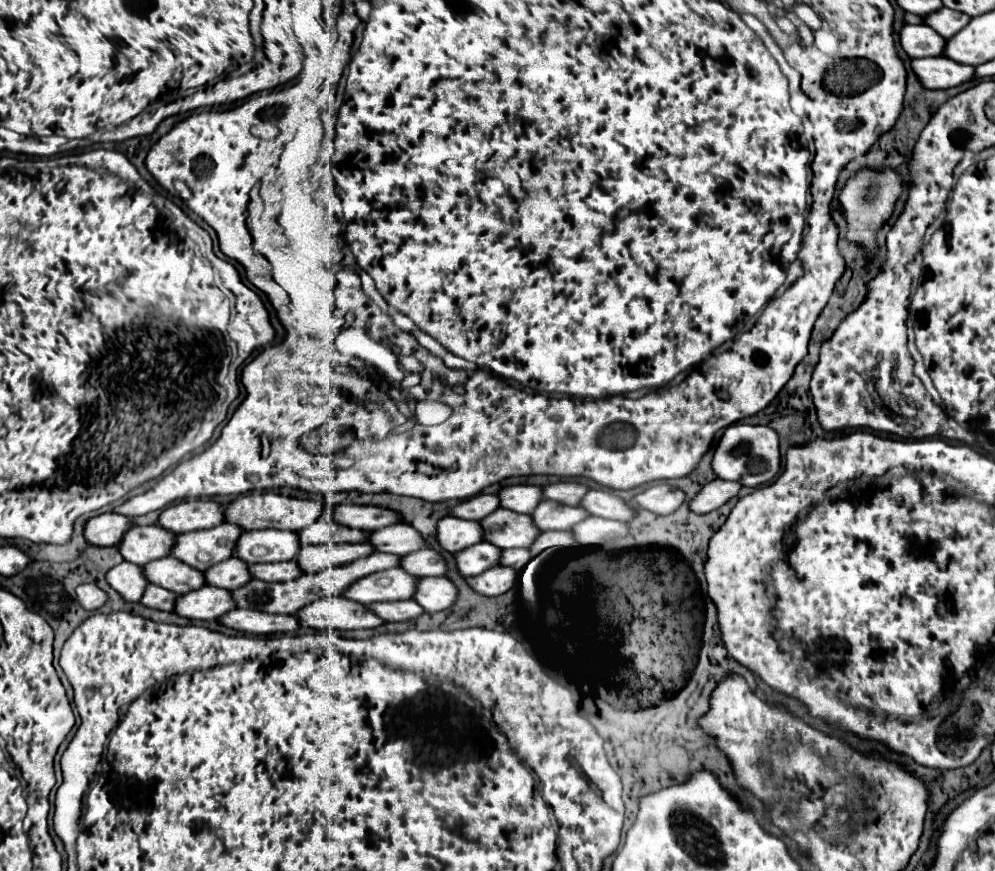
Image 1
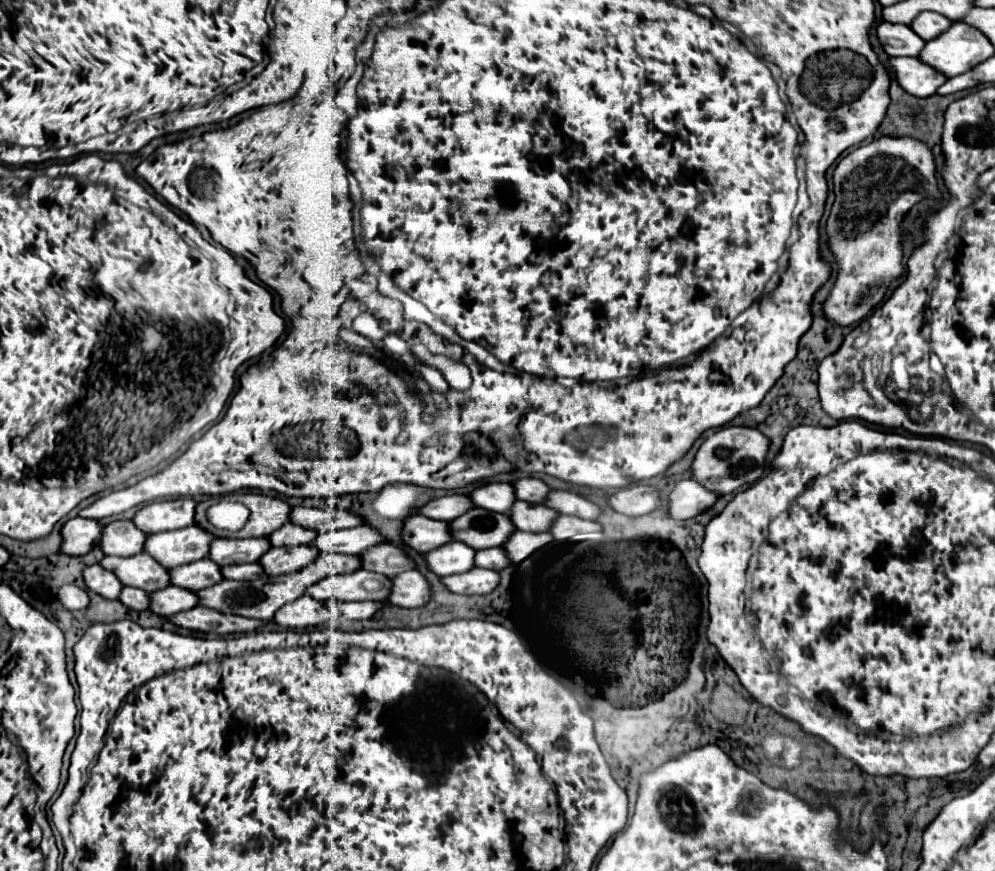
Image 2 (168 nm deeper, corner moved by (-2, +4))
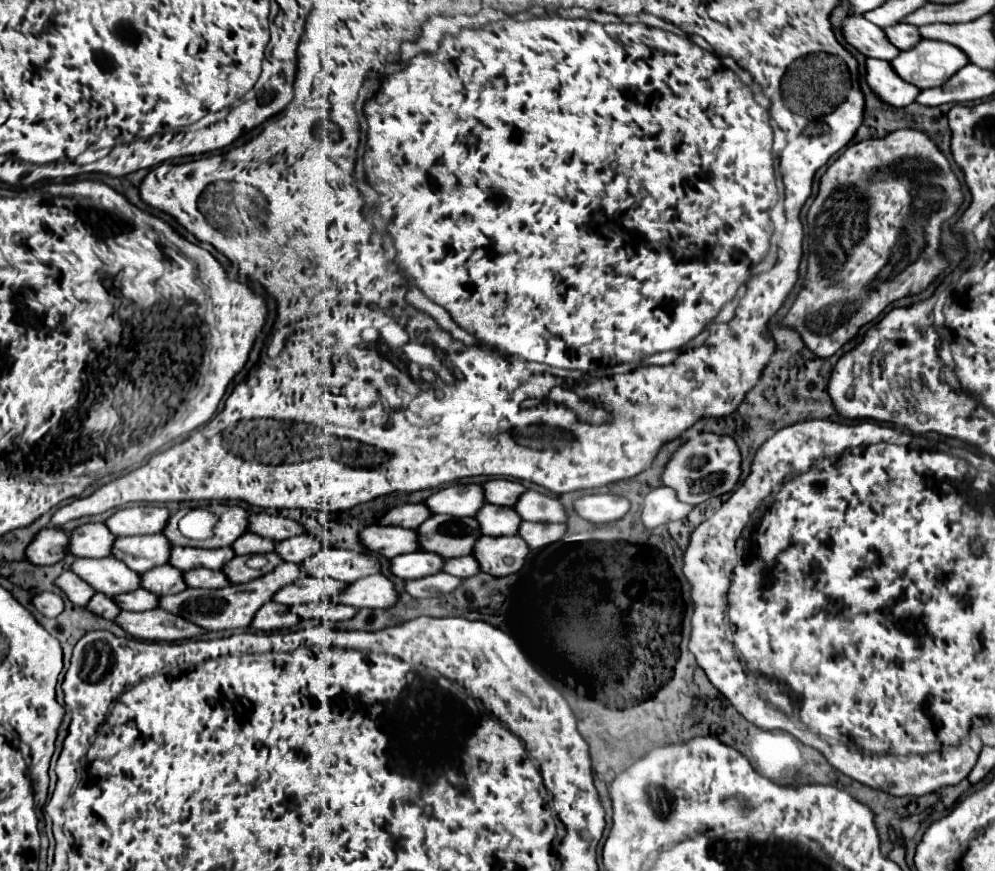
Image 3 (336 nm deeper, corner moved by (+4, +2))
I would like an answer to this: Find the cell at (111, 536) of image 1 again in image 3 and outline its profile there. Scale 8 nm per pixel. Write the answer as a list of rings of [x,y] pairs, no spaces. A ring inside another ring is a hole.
[[[44,528],[28,544],[28,548],[26,548],[26,560],[32,562],[32,564],[36,564],[36,566],[56,564],[56,562],[60,562],[66,556],[66,552],[64,552],[64,548],[68,548],[68,542],[66,540],[68,540],[68,534],[64,530],[60,530],[60,528]]]

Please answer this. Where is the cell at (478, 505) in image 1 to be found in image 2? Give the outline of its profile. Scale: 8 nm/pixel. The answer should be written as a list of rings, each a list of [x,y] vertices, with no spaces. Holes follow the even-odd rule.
[[[452,494],[452,496],[444,496],[438,500],[428,502],[420,514],[428,516],[428,518],[436,518],[436,520],[446,520],[452,522],[458,516],[466,514],[466,510],[474,508],[474,502],[470,496],[460,496],[460,494]]]

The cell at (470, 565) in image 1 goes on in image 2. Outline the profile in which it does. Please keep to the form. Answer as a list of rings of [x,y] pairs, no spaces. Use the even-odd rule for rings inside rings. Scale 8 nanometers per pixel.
[[[448,542],[446,546],[432,550],[426,554],[428,568],[436,572],[438,576],[450,576],[458,572],[468,572],[474,568],[474,556],[476,550],[466,546],[464,542]]]

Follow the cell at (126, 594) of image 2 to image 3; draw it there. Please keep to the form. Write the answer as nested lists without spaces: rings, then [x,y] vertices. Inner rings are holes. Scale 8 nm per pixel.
[[[94,594],[92,600],[84,606],[88,612],[96,614],[96,616],[102,616],[106,620],[114,620],[118,614],[120,614],[120,608],[110,600],[110,596],[104,596],[104,594]]]

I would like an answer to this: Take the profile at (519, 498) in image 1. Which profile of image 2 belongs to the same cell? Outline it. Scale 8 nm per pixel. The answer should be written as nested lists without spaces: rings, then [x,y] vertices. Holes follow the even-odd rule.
[[[506,482],[484,484],[484,486],[476,488],[470,496],[474,498],[474,506],[494,510],[494,512],[506,512],[518,500],[514,486],[506,484]]]

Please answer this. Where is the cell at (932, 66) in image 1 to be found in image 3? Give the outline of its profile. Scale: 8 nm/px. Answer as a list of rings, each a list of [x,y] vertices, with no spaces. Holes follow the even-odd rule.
[[[878,58],[866,60],[866,84],[884,104],[892,104],[894,108],[912,104],[920,92],[918,88],[912,88],[912,84],[904,84],[900,76],[892,72],[890,62]]]

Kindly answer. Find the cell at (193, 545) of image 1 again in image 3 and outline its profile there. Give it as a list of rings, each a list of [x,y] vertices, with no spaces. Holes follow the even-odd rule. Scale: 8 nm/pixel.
[[[162,534],[152,536],[124,536],[112,544],[112,556],[124,562],[136,574],[144,574],[148,568],[168,562],[170,544]]]

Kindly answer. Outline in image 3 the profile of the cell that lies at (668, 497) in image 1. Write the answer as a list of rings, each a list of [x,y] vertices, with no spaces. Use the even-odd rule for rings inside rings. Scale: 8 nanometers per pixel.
[[[584,494],[574,500],[574,512],[588,522],[612,522],[628,512],[628,500],[614,494]]]

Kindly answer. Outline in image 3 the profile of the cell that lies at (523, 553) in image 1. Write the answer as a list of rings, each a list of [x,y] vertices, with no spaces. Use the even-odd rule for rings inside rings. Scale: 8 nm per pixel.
[[[462,556],[462,558],[446,560],[442,570],[444,570],[446,574],[452,574],[452,576],[470,578],[470,576],[474,576],[474,574],[480,572],[480,566],[478,566],[478,562],[476,562],[474,556]]]

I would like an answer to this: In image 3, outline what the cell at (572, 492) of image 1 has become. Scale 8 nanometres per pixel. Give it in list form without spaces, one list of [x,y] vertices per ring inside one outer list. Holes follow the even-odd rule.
[[[488,480],[482,484],[484,490],[484,500],[496,506],[512,506],[516,504],[514,500],[518,500],[520,492],[524,492],[526,488],[520,482],[512,482],[512,480]]]

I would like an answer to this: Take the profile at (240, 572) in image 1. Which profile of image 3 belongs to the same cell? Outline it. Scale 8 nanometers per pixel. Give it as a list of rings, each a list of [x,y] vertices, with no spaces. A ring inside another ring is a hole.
[[[170,564],[164,566],[156,566],[144,574],[140,574],[140,588],[152,592],[152,594],[176,594],[186,590],[184,588],[184,580],[180,580],[182,572],[172,568]]]

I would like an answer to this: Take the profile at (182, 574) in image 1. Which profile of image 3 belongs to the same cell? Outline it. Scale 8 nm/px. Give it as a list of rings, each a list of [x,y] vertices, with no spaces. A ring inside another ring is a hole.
[[[112,556],[106,558],[84,558],[84,560],[74,560],[70,570],[90,584],[96,592],[104,592],[108,596],[120,594],[120,592],[130,592],[138,588],[138,578],[140,574],[132,572],[130,568],[124,568],[120,560],[112,560]]]

